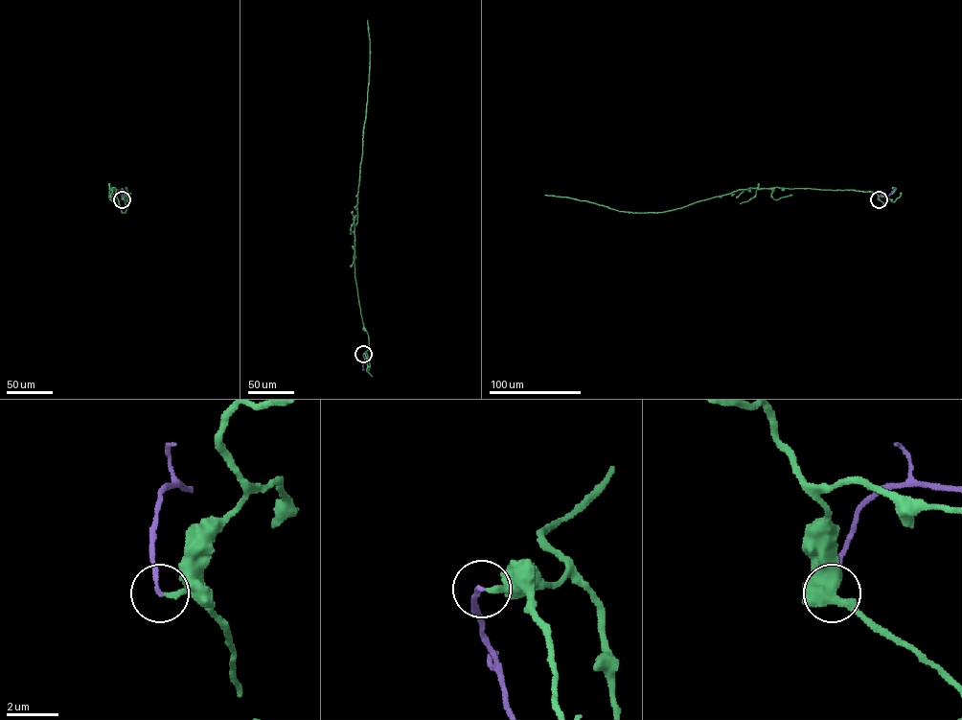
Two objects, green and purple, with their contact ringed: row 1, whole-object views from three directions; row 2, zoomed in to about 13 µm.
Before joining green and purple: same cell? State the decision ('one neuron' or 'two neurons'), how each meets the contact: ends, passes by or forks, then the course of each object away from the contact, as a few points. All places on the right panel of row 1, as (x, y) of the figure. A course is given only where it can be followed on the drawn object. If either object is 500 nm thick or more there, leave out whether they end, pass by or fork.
one neuron | green ends | purple ends | green via (879, 199), (872, 192), (750, 187), (664, 212), (632, 213), (585, 200), (544, 195) | purple via (879, 199), (895, 188)

